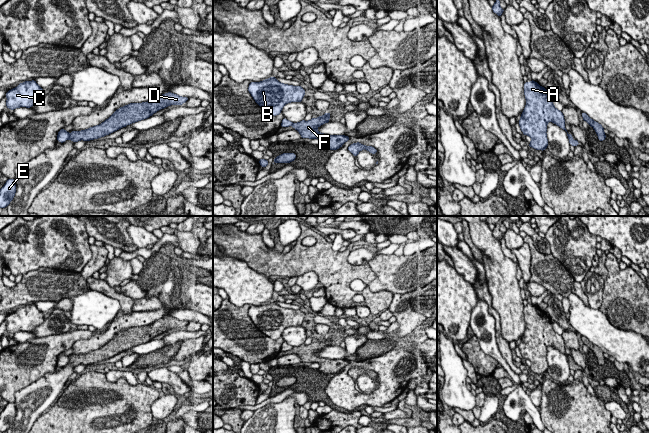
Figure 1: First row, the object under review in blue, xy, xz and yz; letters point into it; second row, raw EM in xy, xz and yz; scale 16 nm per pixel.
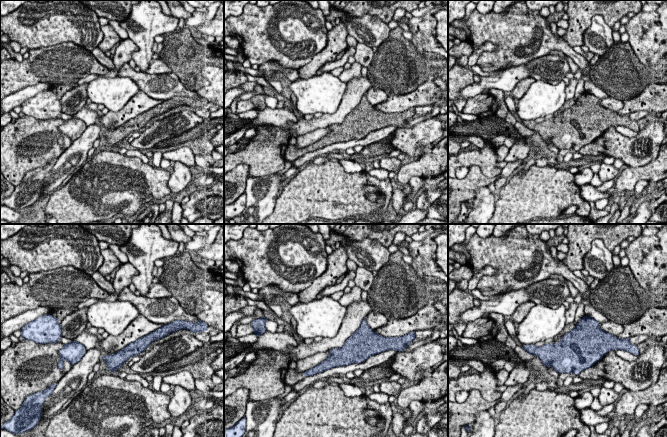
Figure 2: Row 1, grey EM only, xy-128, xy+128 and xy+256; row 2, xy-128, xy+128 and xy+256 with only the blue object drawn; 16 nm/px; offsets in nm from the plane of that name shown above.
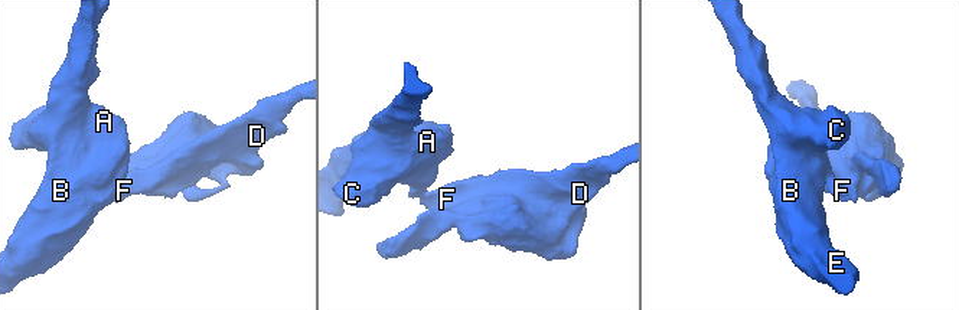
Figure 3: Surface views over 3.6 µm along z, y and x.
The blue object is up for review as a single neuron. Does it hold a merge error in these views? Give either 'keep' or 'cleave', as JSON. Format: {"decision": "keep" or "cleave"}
{"decision": "cleave"}

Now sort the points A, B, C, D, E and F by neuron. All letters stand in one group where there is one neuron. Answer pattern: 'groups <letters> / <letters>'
groups A B C E / D F

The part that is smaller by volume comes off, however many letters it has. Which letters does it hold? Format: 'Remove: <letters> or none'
Remove: D, F

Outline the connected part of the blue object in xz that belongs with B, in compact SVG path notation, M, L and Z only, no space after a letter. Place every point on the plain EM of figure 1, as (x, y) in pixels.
M275 301L261 306L250 306L248 315L255 326L271 339L279 339L282 332L291 326L301 326L305 313L280 307Z

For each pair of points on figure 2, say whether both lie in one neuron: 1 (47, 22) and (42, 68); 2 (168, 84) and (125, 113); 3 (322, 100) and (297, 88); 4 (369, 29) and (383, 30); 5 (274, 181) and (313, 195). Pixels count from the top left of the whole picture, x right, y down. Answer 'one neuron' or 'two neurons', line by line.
1: two neurons
2: two neurons
3: one neuron
4: one neuron
5: two neurons

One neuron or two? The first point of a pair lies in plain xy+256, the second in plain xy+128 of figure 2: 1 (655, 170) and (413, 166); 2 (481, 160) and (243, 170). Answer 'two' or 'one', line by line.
1: one
2: two

